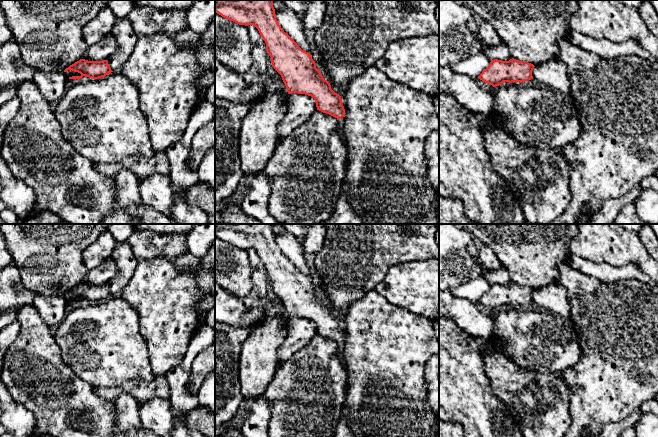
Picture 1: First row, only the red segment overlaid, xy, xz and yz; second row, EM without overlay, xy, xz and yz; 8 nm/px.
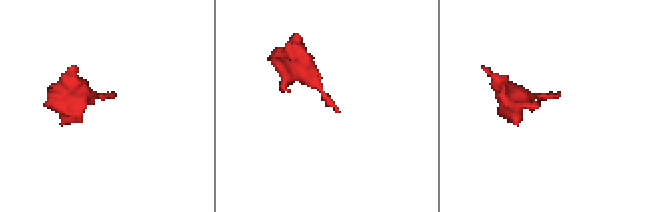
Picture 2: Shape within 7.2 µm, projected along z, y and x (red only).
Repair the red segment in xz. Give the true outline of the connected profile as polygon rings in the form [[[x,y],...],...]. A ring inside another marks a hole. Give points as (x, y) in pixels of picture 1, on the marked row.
[[[215,0],[215,12],[222,17],[239,25],[255,26],[266,43],[267,53],[271,57],[273,68],[281,75],[288,94],[298,93],[311,96],[315,99],[317,110],[329,114],[338,120],[337,135],[346,142],[344,133],[345,109],[342,98],[331,89],[330,83],[325,80],[316,68],[311,54],[302,50],[297,43],[283,31],[279,25],[273,0]]]

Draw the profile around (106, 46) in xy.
[[[112,33],[102,38],[98,43],[89,45],[81,59],[88,61],[107,60],[117,49],[117,42]]]

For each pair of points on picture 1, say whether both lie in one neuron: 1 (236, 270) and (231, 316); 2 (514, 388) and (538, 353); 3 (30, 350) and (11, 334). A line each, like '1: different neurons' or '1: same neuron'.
1: different neurons
2: different neurons
3: different neurons

